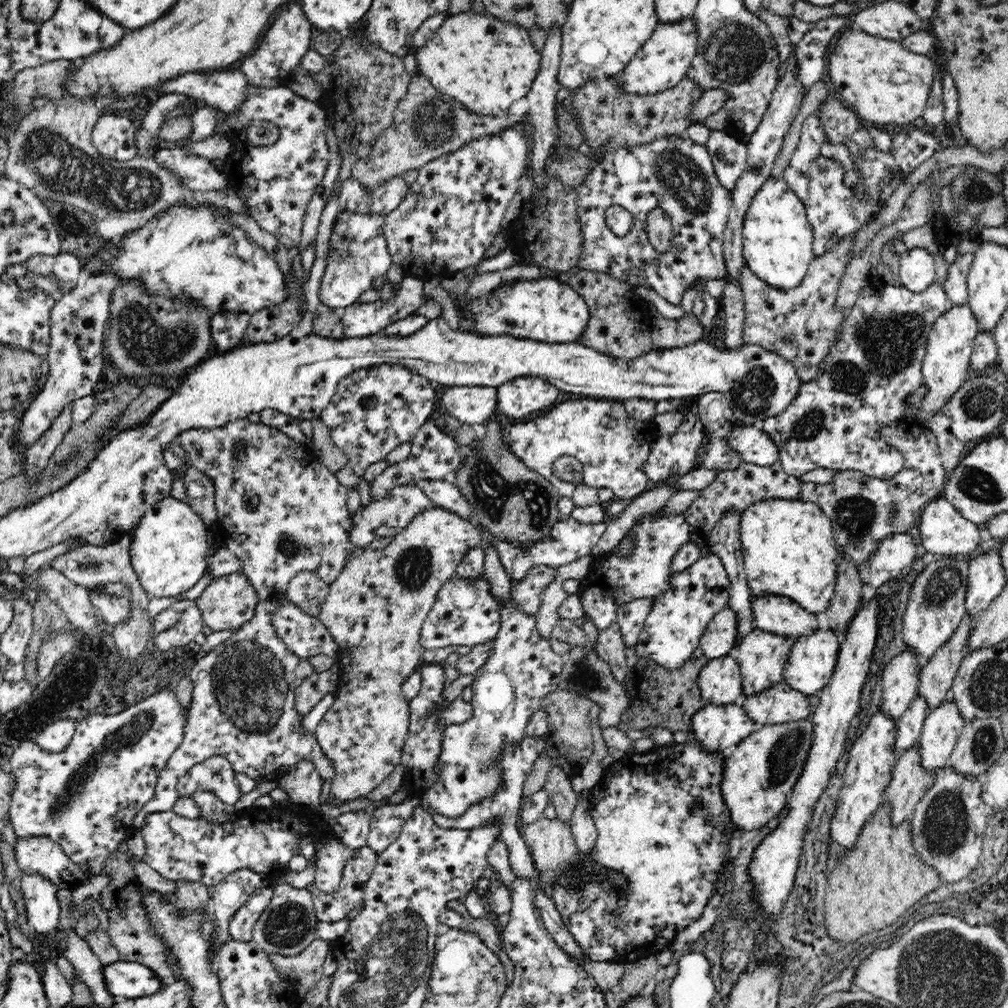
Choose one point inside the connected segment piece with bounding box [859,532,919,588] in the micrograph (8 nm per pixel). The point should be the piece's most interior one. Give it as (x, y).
(896, 552)

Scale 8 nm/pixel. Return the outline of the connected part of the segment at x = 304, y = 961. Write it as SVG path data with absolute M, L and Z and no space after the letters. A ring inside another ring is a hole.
M317 938L312 944L296 956L269 954L269 959L275 964L276 970L285 975L299 978L295 988L297 995L303 998L323 975L324 958L329 952L327 940Z

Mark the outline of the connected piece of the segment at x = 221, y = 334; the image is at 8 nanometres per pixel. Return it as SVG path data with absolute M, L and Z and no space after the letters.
M223 312L212 314L210 336L220 352L228 353L237 349L245 336L250 315L248 313Z

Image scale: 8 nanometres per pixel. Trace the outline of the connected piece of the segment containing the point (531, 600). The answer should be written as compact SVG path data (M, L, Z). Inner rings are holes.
M544 564L535 565L527 572L527 575L519 583L513 584L513 600L526 612L539 612L543 592L552 580L556 569Z

